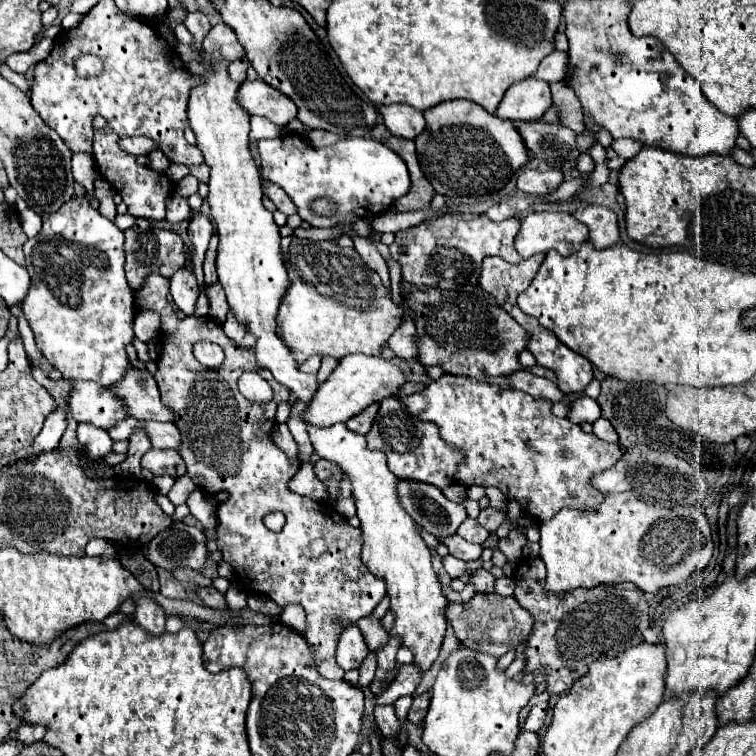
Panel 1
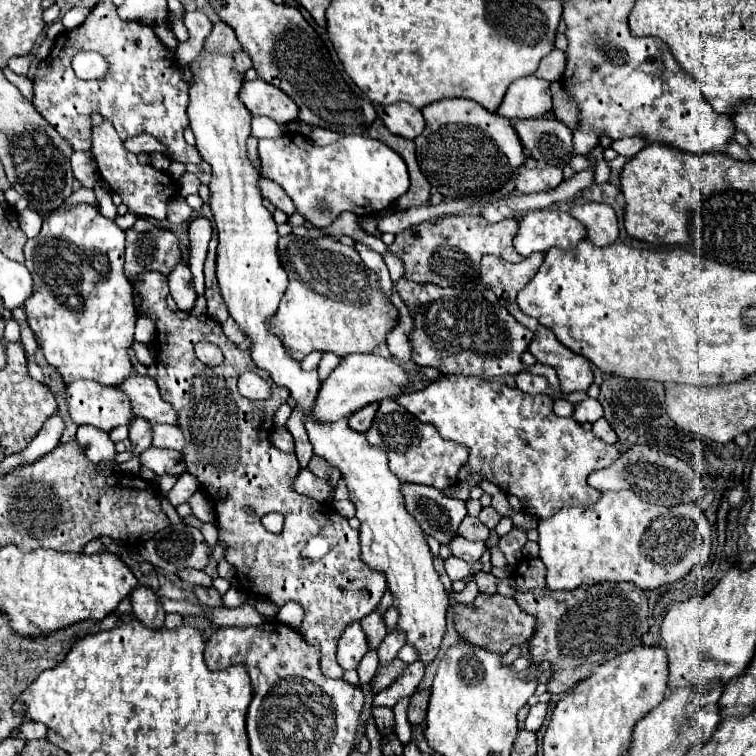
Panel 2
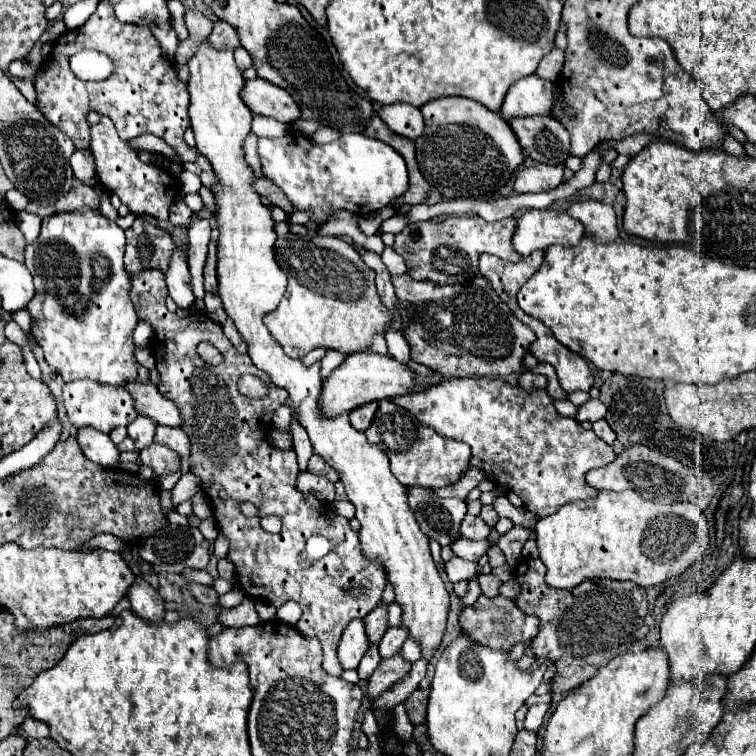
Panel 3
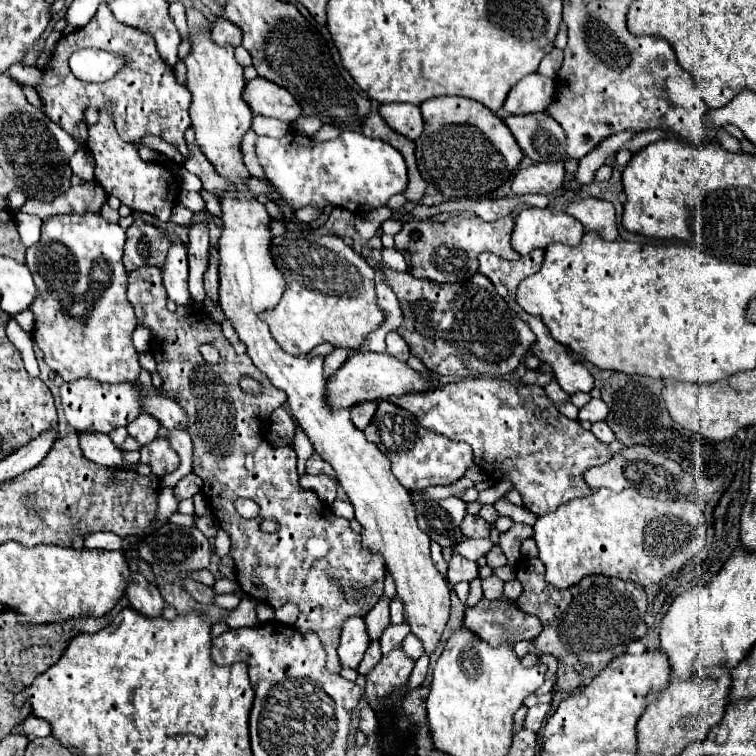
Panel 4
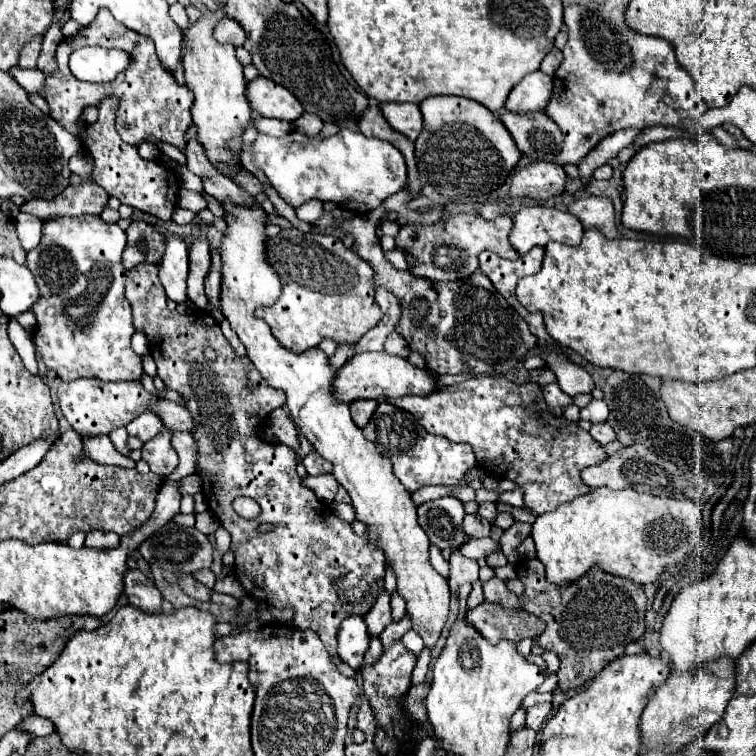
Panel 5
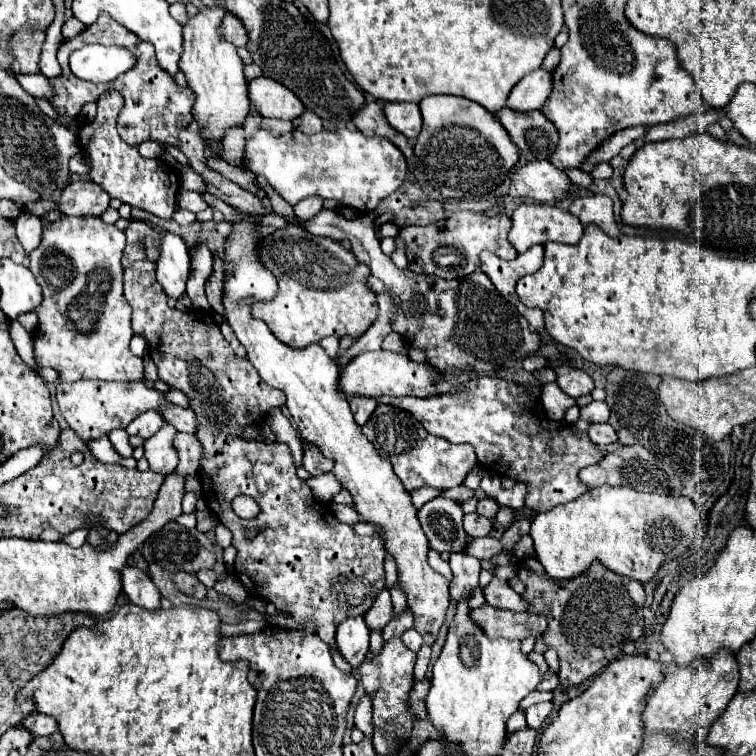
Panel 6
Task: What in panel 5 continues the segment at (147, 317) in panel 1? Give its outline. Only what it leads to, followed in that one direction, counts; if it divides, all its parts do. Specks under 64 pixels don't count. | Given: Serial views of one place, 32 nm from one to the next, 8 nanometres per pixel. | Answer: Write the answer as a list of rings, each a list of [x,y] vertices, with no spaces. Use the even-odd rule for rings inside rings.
[[[136,332],[131,339],[132,350],[138,354],[138,356],[144,356],[144,354],[148,354],[148,338],[144,336],[144,334],[140,334],[140,332]]]

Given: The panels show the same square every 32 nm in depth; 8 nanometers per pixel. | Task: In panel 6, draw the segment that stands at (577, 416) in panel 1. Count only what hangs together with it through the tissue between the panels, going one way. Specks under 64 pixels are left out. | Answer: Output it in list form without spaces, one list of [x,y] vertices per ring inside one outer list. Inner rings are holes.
[[[590,402],[588,406],[580,408],[580,418],[590,424],[608,422],[608,416],[610,416],[610,408],[606,402]]]

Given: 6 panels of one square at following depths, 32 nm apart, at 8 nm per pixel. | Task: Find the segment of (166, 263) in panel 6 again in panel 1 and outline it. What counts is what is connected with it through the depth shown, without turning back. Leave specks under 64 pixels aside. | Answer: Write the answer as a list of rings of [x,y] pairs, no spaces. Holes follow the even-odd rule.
[[[178,268],[170,278],[170,294],[184,314],[194,314],[196,298],[200,292],[196,292],[196,280],[192,280],[192,272],[188,268]]]

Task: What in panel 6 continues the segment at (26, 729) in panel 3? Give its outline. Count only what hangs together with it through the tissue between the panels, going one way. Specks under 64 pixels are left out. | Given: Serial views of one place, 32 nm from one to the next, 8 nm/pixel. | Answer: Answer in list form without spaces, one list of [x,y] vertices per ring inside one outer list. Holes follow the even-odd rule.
[[[32,712],[24,722],[22,722],[24,728],[28,728],[34,736],[48,736],[52,732],[58,730],[58,724],[52,716],[48,714],[40,714],[40,712]]]

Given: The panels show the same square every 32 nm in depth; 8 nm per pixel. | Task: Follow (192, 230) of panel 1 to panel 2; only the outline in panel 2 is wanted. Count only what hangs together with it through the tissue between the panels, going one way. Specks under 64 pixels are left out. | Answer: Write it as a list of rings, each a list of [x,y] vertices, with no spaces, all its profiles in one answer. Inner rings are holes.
[[[194,218],[188,228],[190,236],[190,252],[188,252],[188,266],[194,276],[194,290],[198,296],[204,296],[204,276],[202,276],[202,266],[206,260],[206,250],[210,242],[212,226],[208,218]]]

